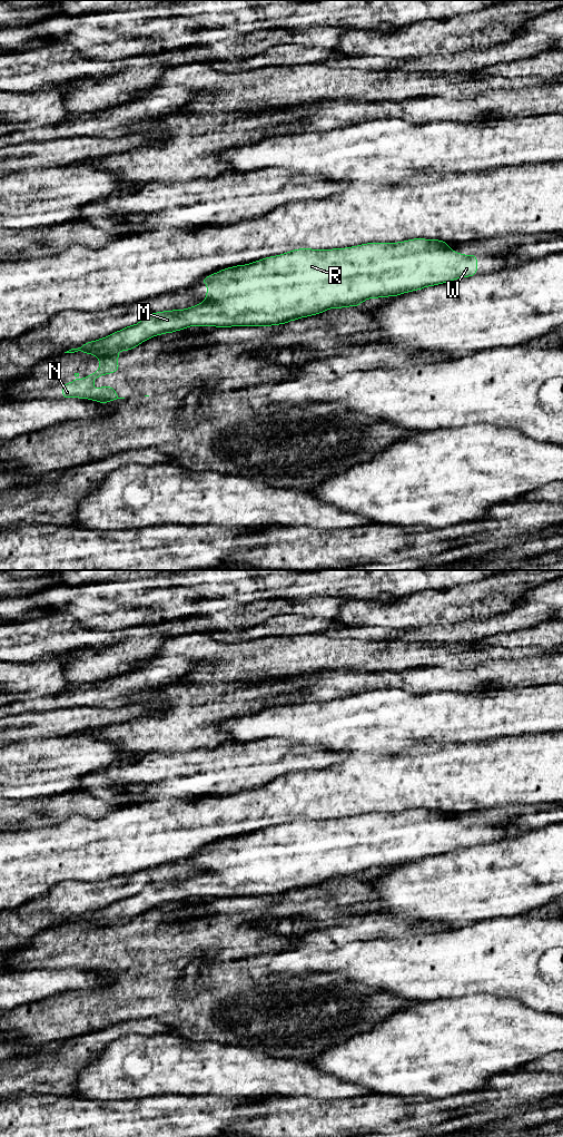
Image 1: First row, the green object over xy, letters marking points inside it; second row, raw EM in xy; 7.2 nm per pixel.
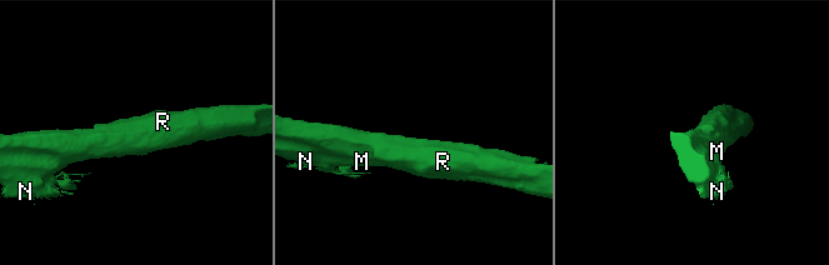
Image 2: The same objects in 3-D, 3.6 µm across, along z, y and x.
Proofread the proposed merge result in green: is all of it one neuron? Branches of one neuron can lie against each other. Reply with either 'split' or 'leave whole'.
split

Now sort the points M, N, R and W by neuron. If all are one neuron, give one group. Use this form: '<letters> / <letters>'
M R W / N

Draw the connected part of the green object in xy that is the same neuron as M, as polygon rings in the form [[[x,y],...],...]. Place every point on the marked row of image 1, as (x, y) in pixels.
[[[414,238],[397,243],[367,243],[333,249],[298,248],[280,255],[266,257],[250,264],[236,265],[214,273],[200,283],[207,284],[205,302],[185,310],[148,313],[138,324],[126,326],[103,339],[87,342],[65,353],[83,352],[101,355],[109,352],[129,351],[142,342],[165,333],[174,333],[189,326],[271,326],[286,324],[302,317],[320,314],[329,308],[342,308],[362,304],[368,298],[398,296],[477,274],[476,254],[464,255],[450,248],[444,241]]]

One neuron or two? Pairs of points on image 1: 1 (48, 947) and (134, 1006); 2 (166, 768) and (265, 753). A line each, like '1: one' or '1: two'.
1: one
2: one

